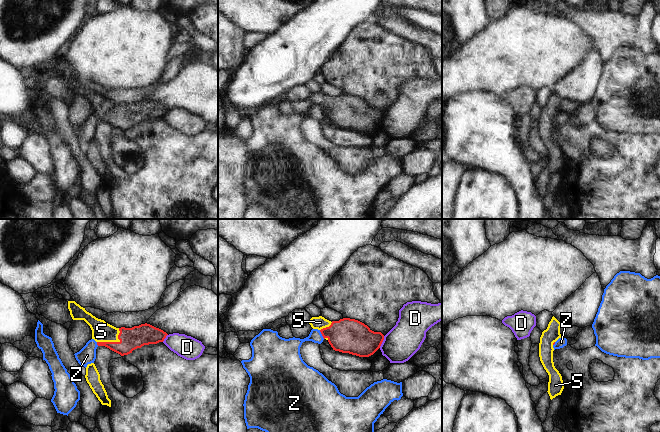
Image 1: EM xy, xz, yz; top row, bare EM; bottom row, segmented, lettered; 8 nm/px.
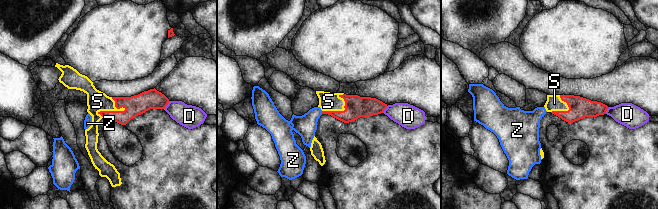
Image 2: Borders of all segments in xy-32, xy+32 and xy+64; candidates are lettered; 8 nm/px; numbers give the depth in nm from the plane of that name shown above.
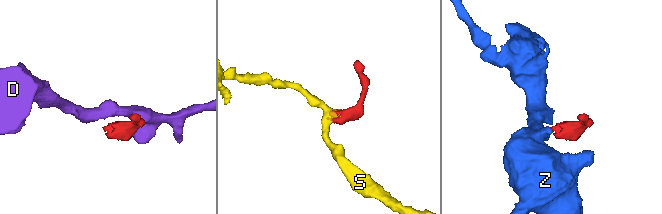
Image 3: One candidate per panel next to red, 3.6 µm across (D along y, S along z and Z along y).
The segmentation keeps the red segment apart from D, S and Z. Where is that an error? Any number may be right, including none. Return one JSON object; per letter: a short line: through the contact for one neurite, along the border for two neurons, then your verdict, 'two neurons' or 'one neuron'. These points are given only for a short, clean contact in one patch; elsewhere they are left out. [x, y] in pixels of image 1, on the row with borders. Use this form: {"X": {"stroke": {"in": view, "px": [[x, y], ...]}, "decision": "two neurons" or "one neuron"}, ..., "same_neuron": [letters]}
{"D": {"decision": "two neurons"}, "S": {"stroke": {"in": "xy", "px": [[132, 338], [114, 342], [101, 331]]}, "decision": "one neuron"}, "Z": {"stroke": {"in": "xz", "px": [[319, 330], [324, 338]]}, "decision": "two neurons"}, "same_neuron": ["S"]}

